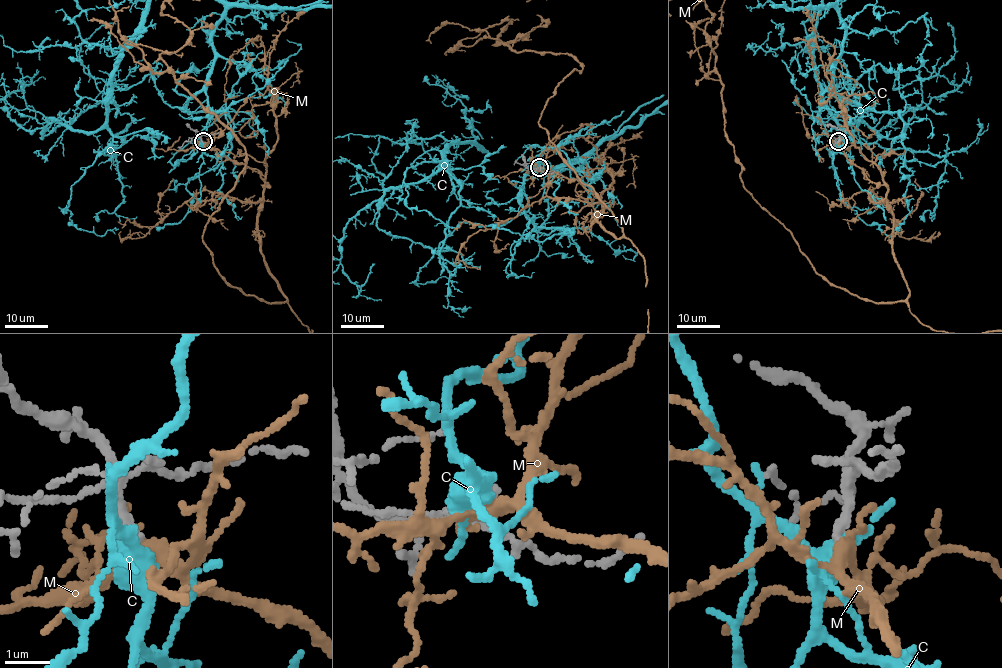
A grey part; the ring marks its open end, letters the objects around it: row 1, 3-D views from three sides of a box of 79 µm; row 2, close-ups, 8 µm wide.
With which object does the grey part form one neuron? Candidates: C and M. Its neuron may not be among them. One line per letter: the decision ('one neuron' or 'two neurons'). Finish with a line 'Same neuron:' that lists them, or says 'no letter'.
C: two neurons
M: one neuron
Same neuron: M

